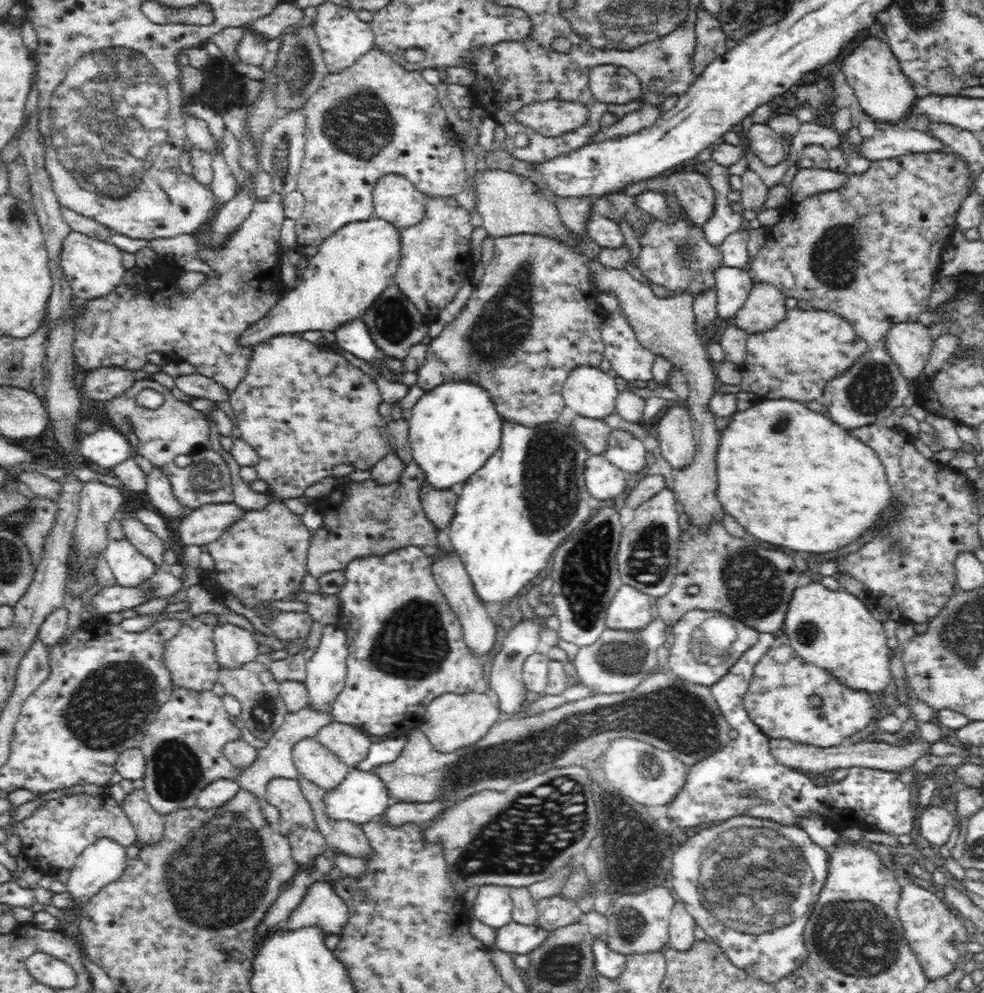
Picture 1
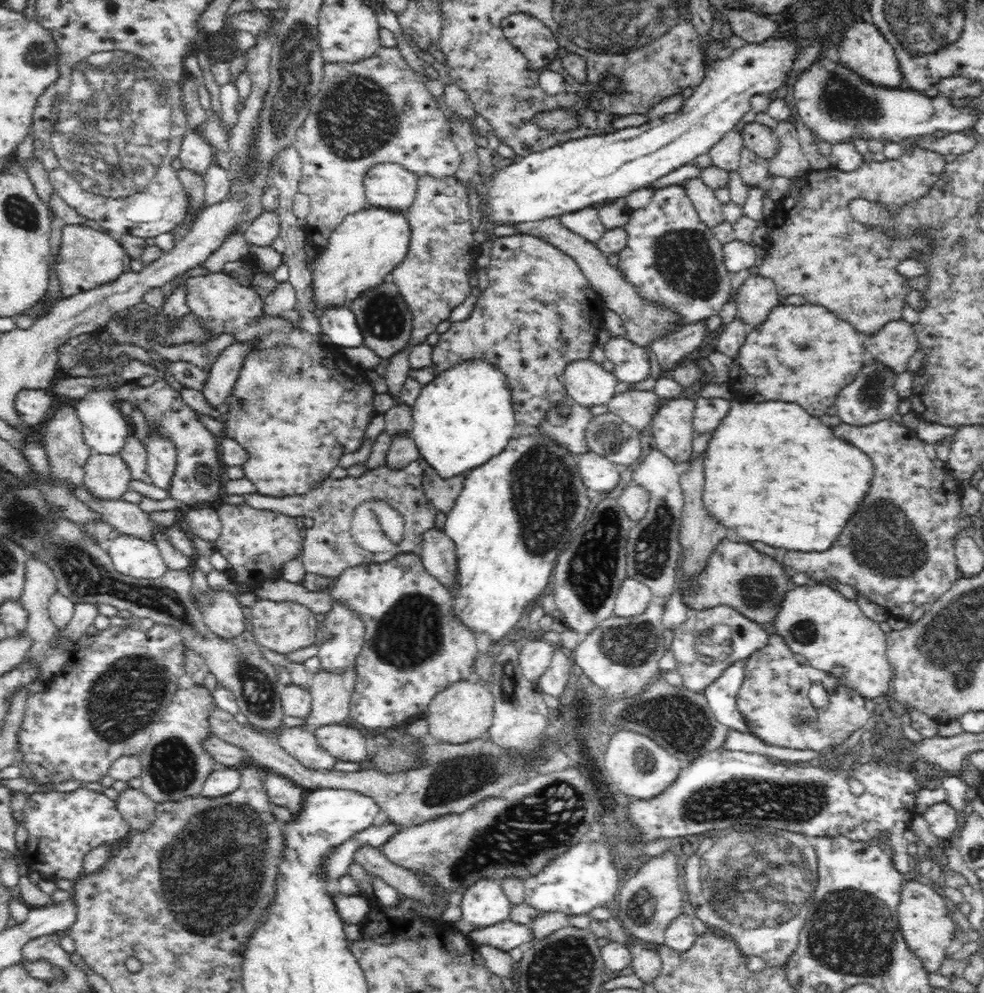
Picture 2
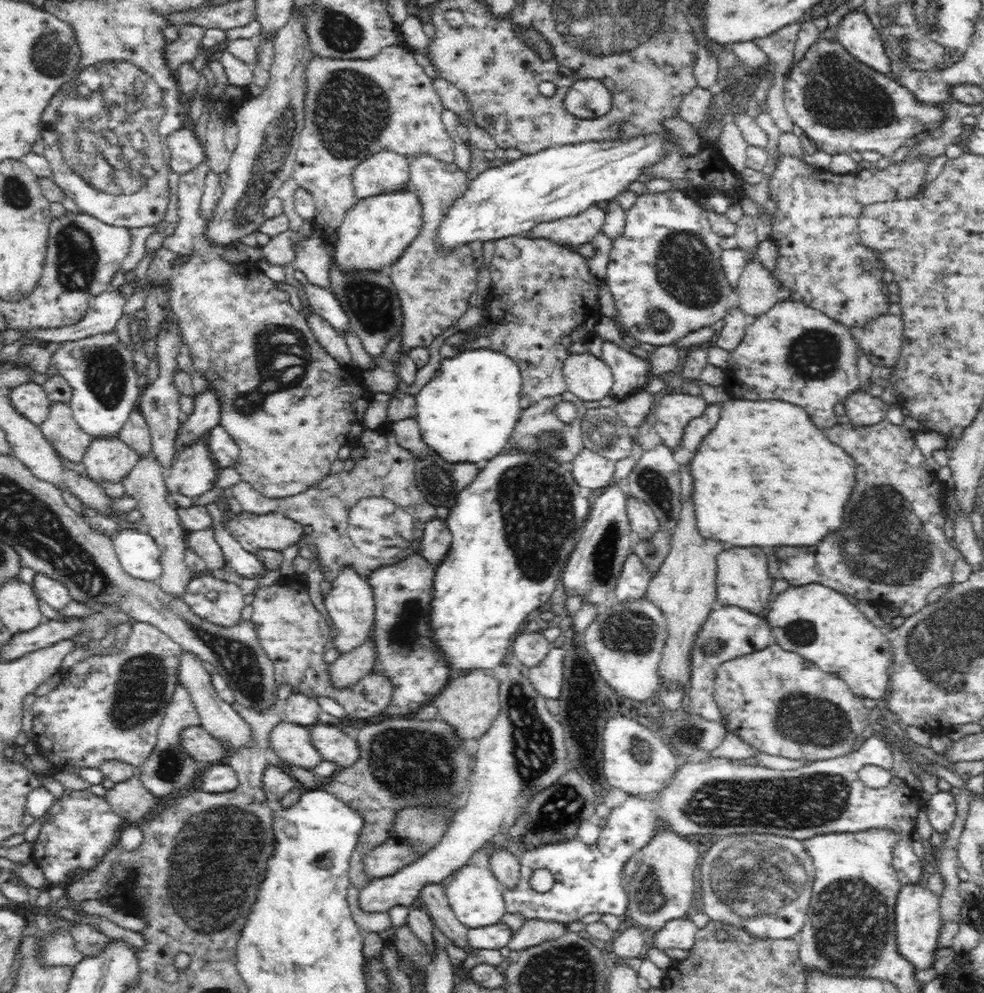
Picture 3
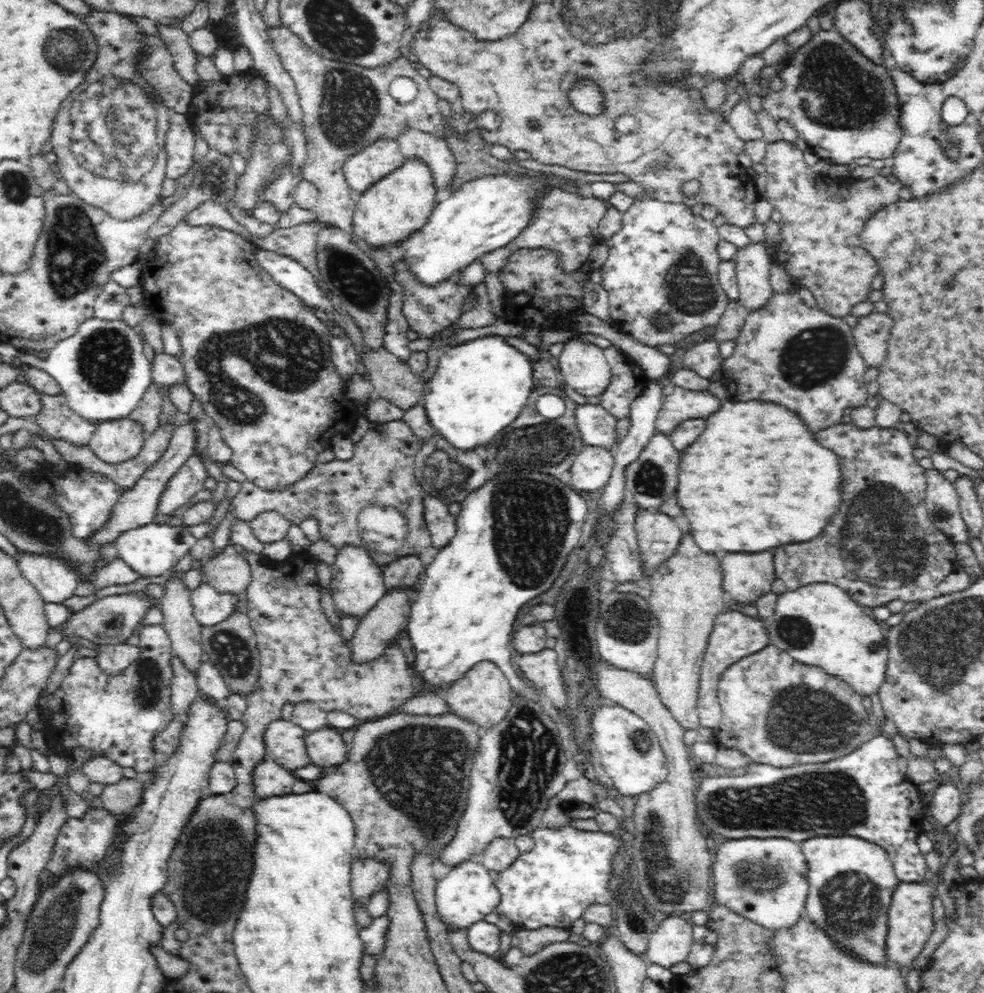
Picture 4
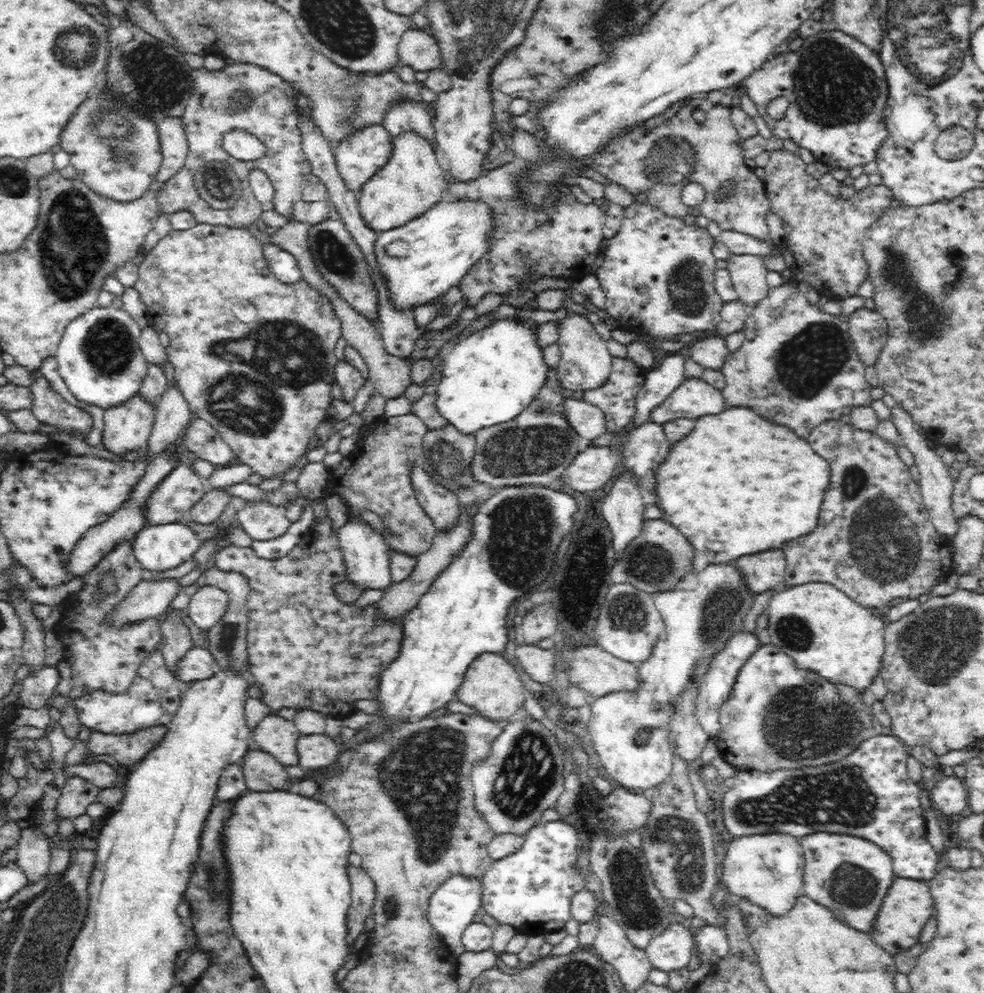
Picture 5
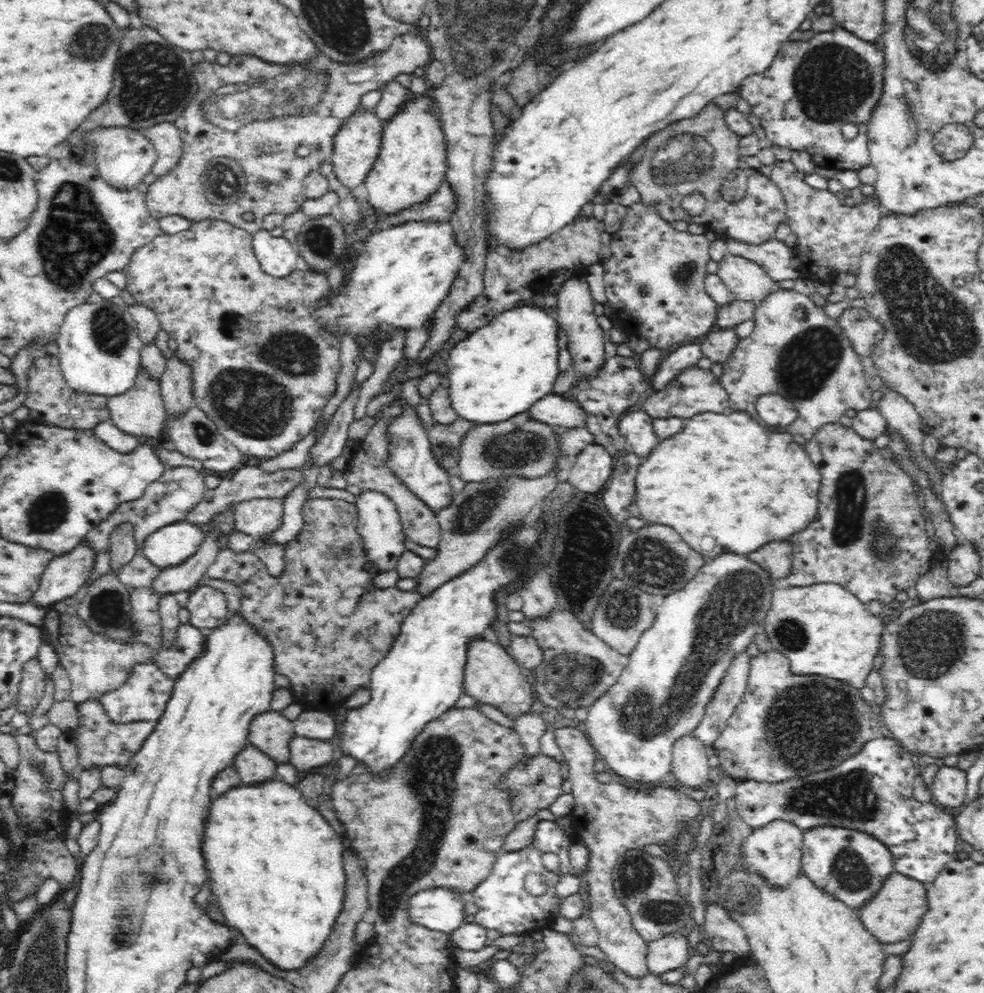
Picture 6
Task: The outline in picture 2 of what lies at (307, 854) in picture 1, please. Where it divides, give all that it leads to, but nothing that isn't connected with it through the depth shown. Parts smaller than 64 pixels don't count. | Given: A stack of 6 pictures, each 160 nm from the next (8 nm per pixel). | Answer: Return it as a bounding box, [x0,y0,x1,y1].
[264,771,303,815]

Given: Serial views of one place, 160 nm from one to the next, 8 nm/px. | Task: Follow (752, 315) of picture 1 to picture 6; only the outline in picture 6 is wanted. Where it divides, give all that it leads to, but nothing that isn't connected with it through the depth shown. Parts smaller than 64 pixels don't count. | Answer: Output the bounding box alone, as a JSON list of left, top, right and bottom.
[716,252,775,303]

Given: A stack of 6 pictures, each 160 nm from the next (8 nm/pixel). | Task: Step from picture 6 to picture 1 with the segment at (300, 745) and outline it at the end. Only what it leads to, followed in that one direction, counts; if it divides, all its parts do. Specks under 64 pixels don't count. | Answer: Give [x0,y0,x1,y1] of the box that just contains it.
[315,722,373,767]

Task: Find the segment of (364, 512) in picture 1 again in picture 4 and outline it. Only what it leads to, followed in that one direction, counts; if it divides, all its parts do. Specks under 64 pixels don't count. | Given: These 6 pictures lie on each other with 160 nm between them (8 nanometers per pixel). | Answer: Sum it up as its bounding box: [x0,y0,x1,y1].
[227,419,431,565]

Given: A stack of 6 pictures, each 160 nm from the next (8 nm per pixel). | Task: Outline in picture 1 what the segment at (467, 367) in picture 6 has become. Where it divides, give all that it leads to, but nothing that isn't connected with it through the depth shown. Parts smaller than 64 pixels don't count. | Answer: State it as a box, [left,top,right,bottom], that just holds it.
[409,379,503,489]

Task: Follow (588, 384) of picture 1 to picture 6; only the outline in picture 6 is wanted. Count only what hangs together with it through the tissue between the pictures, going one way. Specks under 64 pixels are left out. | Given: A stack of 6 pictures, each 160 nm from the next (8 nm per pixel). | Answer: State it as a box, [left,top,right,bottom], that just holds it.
[555,277,606,392]

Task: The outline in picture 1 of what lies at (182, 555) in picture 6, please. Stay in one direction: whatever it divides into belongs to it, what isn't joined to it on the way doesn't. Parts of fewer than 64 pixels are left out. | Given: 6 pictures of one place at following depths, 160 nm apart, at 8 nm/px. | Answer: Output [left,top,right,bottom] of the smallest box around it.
[102,538,157,587]

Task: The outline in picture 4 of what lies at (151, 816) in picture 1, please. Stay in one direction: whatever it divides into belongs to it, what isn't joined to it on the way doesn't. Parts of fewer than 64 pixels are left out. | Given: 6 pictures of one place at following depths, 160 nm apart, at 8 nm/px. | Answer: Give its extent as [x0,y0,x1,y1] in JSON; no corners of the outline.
[101,777,144,818]

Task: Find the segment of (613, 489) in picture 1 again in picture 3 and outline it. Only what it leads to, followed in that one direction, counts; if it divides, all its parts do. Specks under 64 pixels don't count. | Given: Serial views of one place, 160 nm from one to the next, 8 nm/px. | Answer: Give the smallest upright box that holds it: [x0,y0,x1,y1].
[572,449,614,488]

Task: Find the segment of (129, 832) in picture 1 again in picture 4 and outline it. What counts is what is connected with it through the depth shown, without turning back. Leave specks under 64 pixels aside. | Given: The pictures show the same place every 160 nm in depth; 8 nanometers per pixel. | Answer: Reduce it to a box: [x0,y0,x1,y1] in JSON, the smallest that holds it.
[46,807,119,875]

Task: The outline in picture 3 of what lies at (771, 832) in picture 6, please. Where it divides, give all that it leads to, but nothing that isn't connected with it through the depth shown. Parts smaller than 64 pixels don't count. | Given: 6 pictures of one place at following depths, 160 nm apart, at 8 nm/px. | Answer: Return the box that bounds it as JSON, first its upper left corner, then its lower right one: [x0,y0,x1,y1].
[697,834,814,940]

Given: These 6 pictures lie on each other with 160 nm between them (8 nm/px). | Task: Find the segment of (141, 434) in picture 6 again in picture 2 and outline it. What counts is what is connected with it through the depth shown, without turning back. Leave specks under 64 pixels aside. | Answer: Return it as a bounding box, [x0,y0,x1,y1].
[83,454,133,500]

